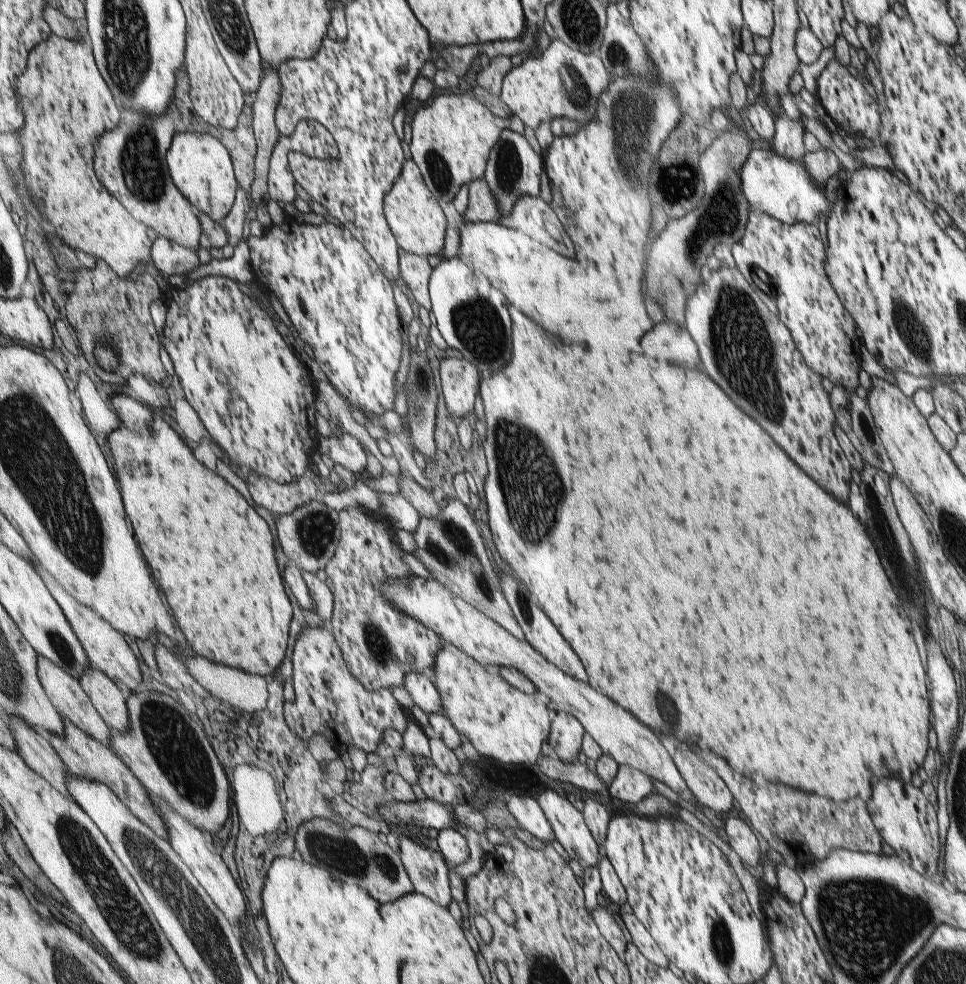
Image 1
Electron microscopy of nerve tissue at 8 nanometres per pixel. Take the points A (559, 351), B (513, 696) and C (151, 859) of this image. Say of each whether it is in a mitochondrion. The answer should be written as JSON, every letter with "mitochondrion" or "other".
{"A":"other","B":"other","C":"mitochondrion"}

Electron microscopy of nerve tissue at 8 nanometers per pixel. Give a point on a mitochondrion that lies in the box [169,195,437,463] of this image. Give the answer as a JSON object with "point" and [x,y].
{"point":[419,377]}

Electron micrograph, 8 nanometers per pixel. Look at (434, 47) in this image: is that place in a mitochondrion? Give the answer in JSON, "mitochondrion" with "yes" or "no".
{"mitochondrion":"no"}

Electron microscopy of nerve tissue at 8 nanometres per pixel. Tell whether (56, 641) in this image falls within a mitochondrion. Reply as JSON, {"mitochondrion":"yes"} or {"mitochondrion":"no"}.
{"mitochondrion":"yes"}

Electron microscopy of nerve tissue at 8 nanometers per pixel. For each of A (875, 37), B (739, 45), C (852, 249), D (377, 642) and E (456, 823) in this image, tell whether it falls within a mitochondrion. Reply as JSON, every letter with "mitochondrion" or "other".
{"A":"other","B":"other","C":"other","D":"mitochondrion","E":"other"}

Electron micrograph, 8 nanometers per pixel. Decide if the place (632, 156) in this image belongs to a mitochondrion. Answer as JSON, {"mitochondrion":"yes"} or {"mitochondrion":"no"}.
{"mitochondrion":"yes"}

